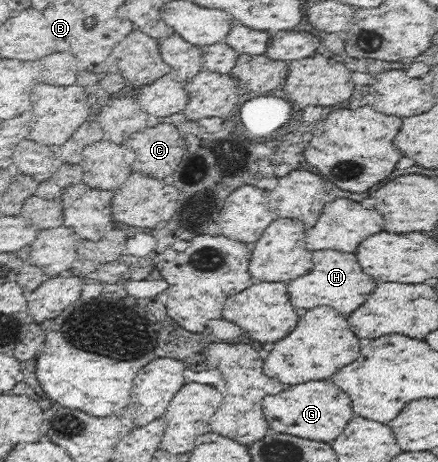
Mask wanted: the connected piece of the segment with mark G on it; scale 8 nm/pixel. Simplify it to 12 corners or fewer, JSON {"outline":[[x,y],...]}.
{"outline":[[331,380],[265,396],[279,434],[335,440],[353,418],[349,396]]}

